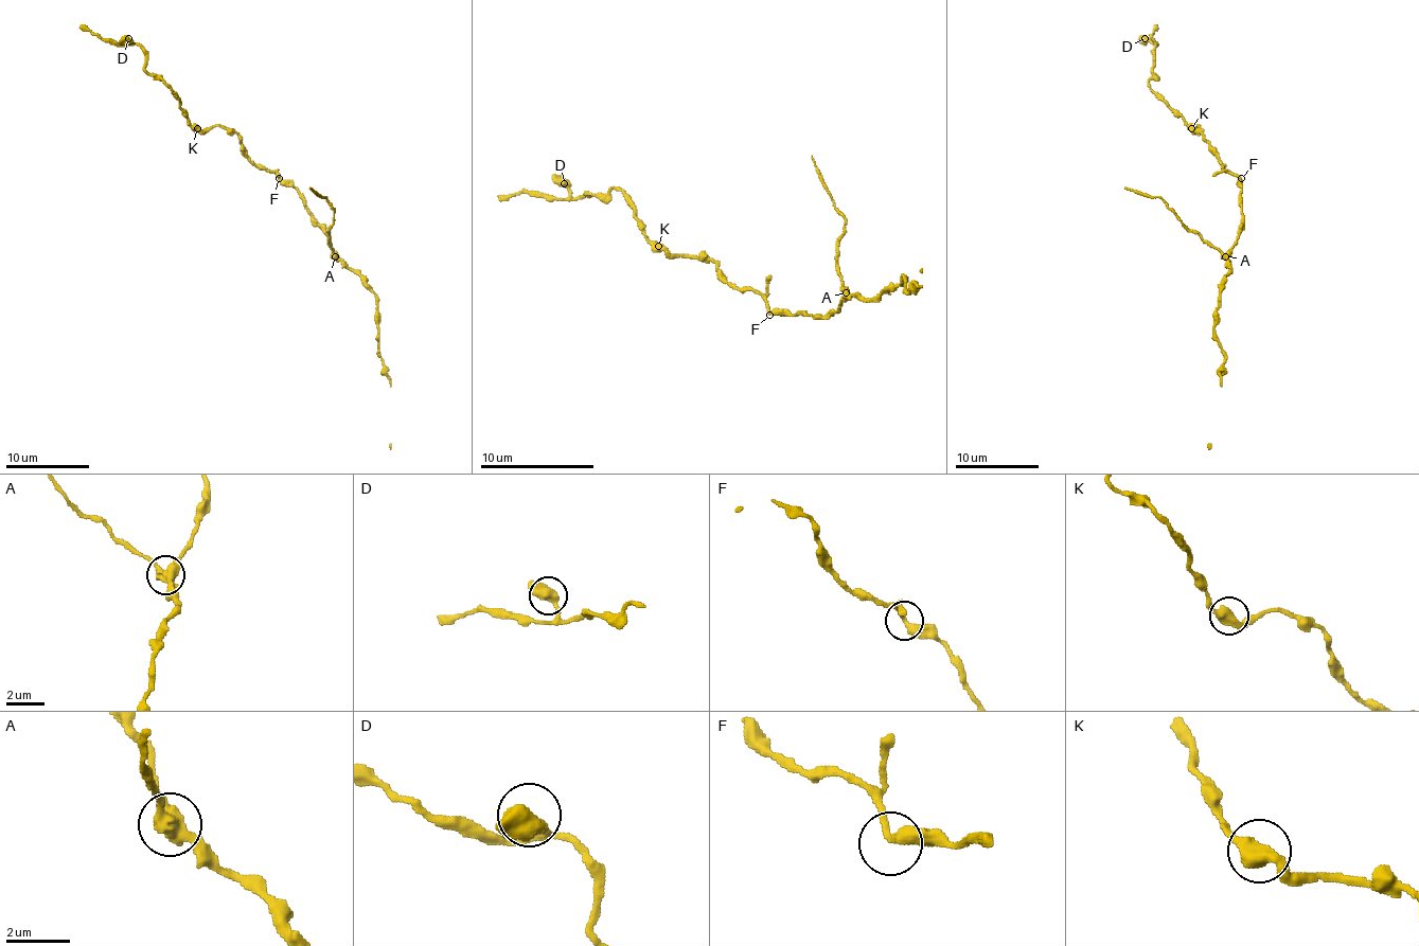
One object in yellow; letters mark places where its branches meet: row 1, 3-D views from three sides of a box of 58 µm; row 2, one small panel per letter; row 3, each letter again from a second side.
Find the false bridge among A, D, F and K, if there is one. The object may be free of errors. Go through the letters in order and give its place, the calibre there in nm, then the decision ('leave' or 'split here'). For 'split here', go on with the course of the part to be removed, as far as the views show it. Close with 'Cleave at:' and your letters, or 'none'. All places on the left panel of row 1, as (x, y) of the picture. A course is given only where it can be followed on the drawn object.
A: at (335, 256); 420 nm thick; split here; foreign part runs (335, 255), (329, 245), (333, 208), (311, 186)
D: at (128, 38); 550 nm thick; leave
F: at (279, 178); 300 nm thick; leave
K: at (197, 128); 500 nm thick; leave
Cleave at: A

